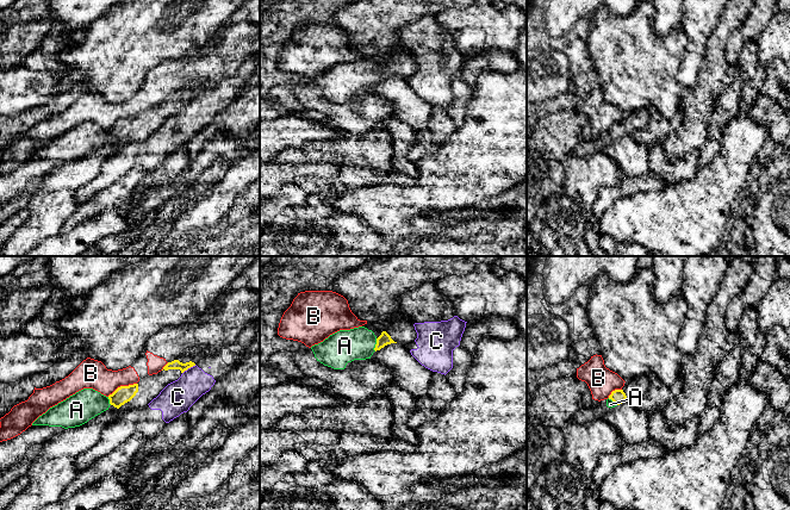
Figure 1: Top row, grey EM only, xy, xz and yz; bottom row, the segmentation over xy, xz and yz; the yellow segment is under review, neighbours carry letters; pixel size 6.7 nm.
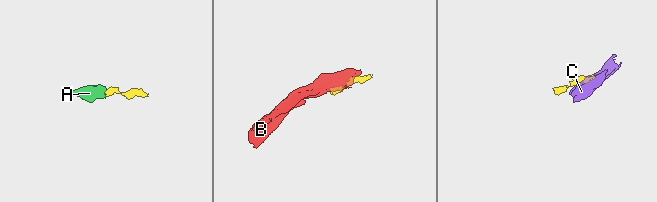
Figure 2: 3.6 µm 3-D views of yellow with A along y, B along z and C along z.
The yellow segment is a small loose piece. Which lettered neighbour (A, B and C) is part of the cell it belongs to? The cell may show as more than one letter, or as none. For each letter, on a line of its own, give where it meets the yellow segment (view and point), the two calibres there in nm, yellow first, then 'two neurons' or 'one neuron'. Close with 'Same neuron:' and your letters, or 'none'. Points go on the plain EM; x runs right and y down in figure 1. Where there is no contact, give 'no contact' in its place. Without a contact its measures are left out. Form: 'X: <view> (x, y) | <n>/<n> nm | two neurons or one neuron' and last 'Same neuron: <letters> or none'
A: xz (375, 78) | 80/220 nm | one neuron
B: xy (122, 119) | 120/200 nm | two neurons
C: xy (188, 100) | 60/220 nm | two neurons
Same neuron: A

